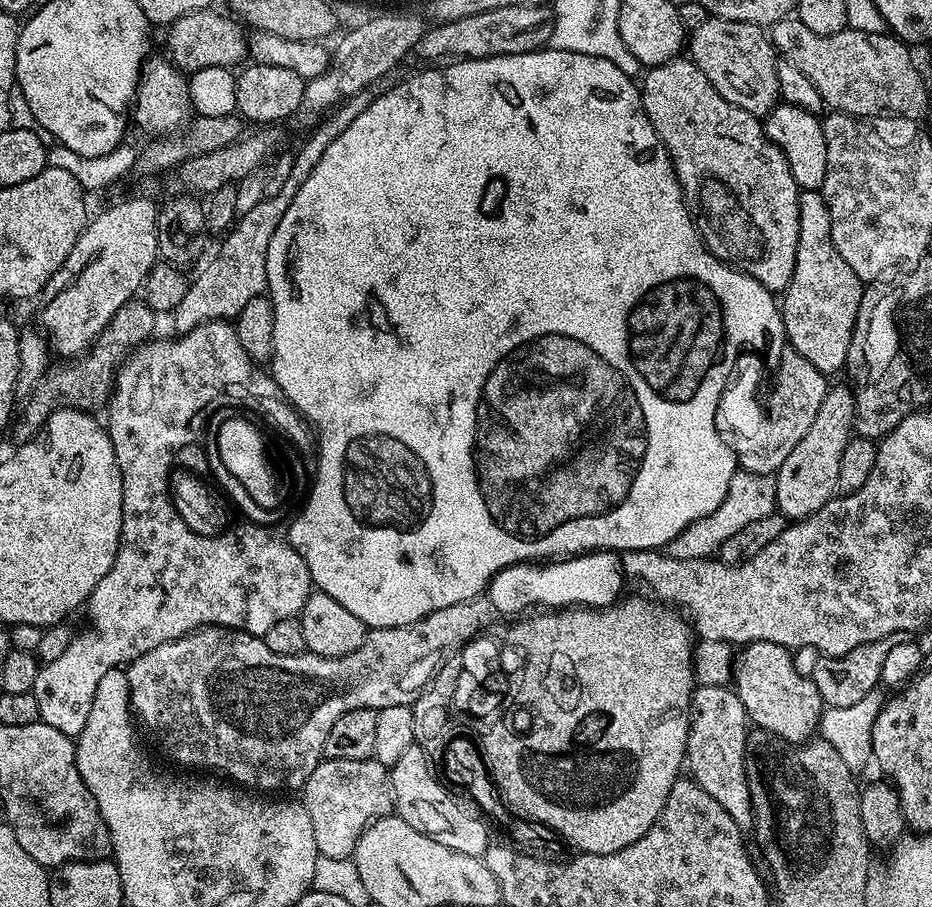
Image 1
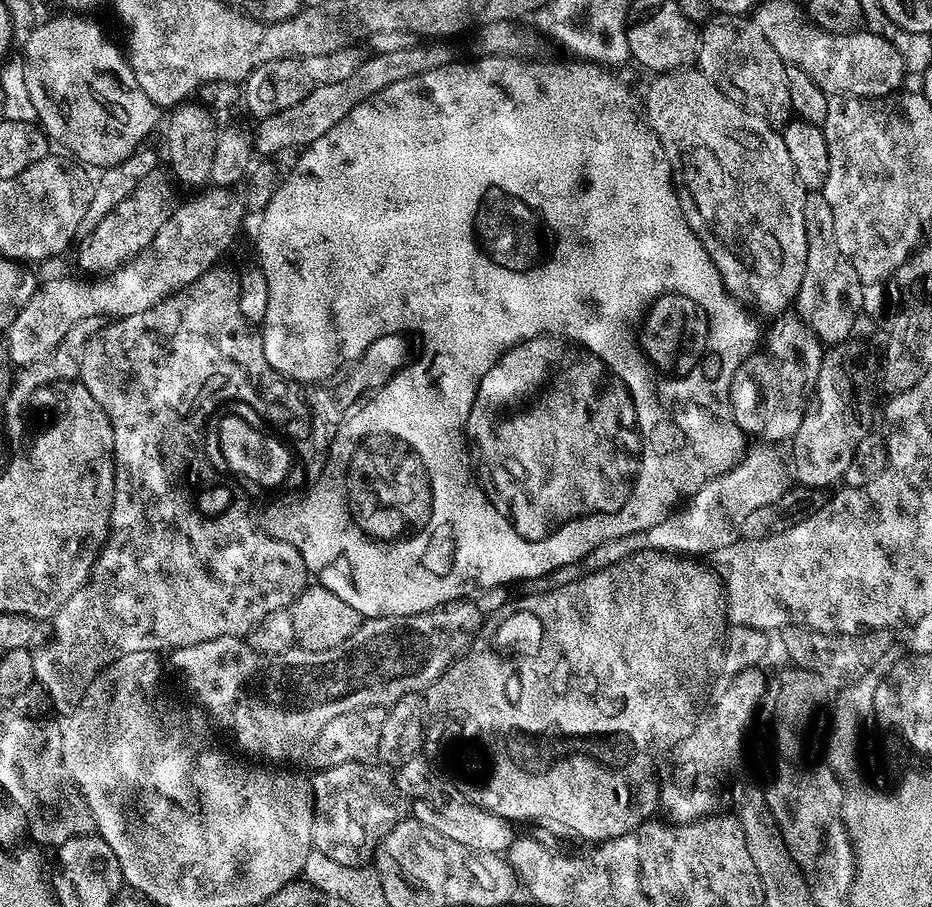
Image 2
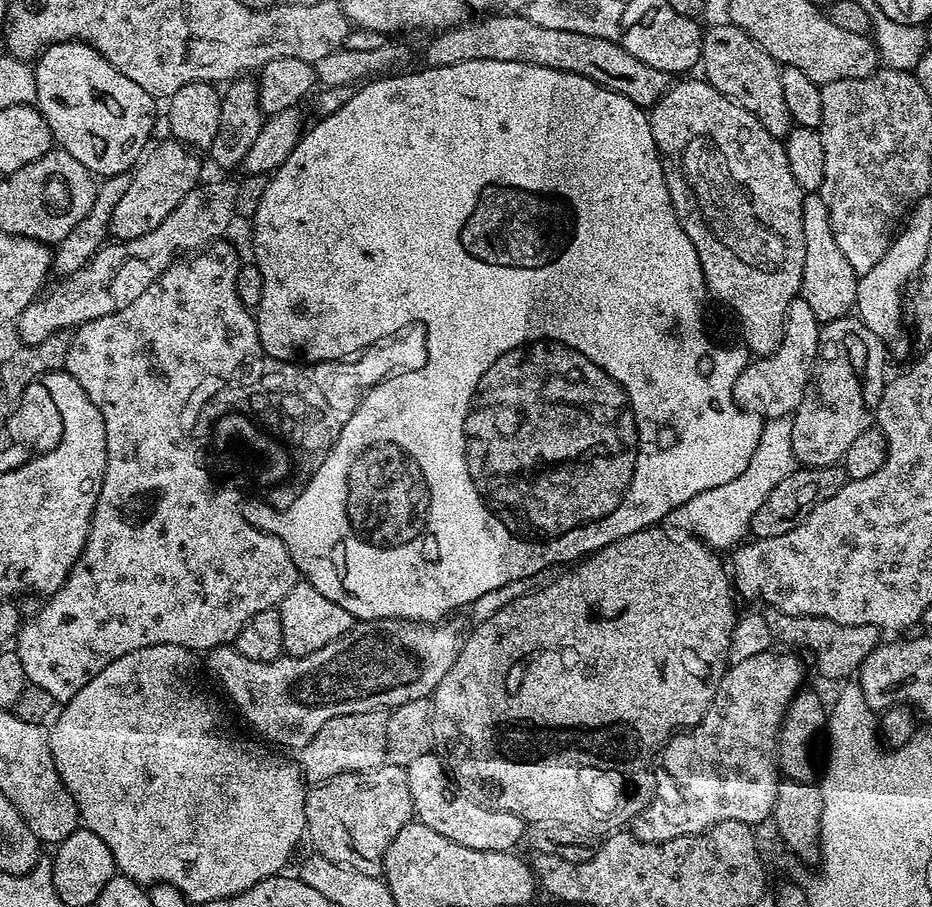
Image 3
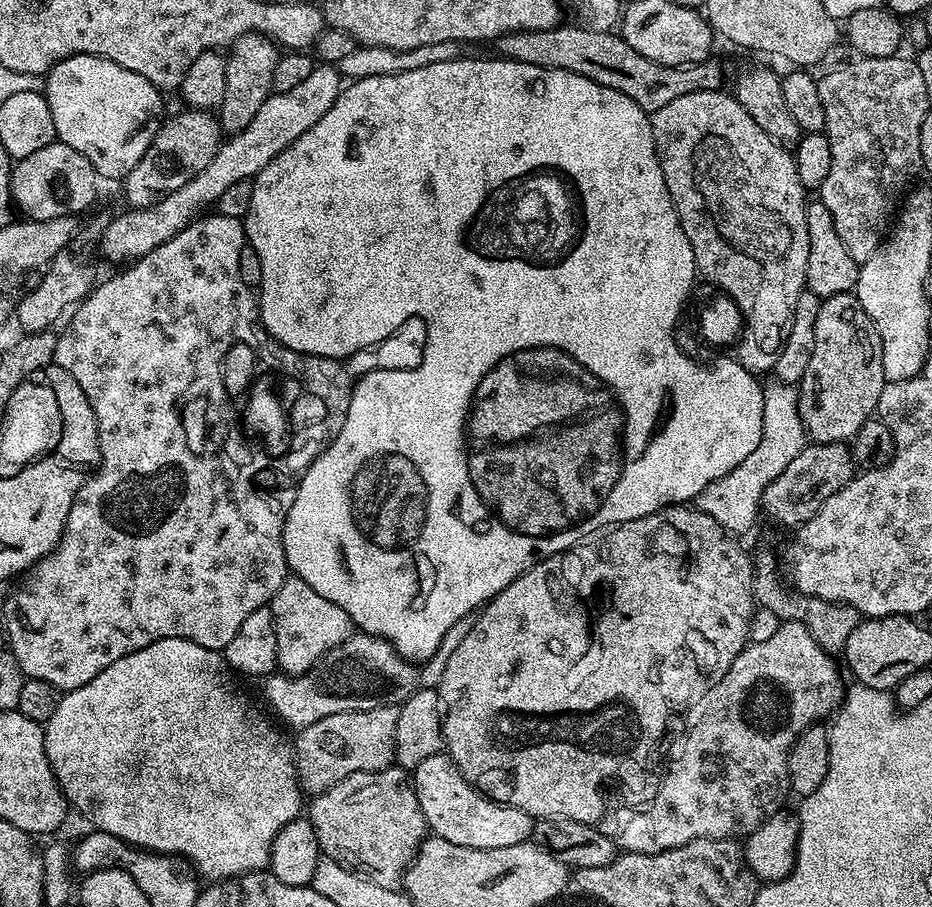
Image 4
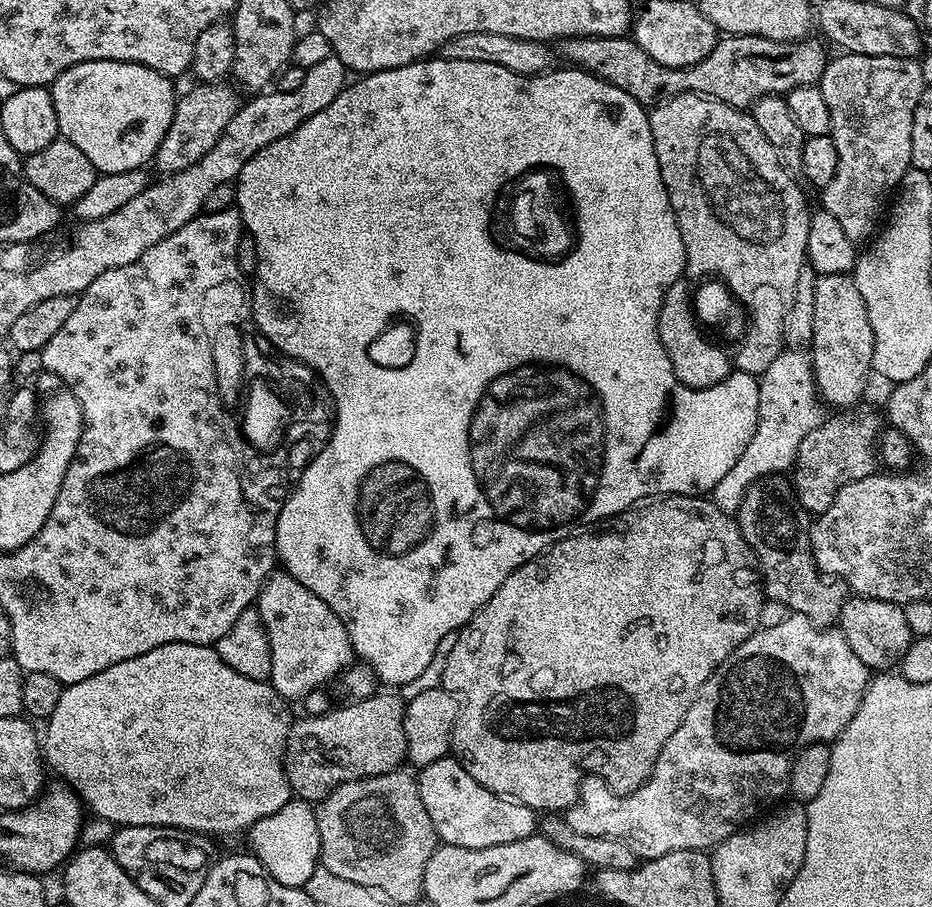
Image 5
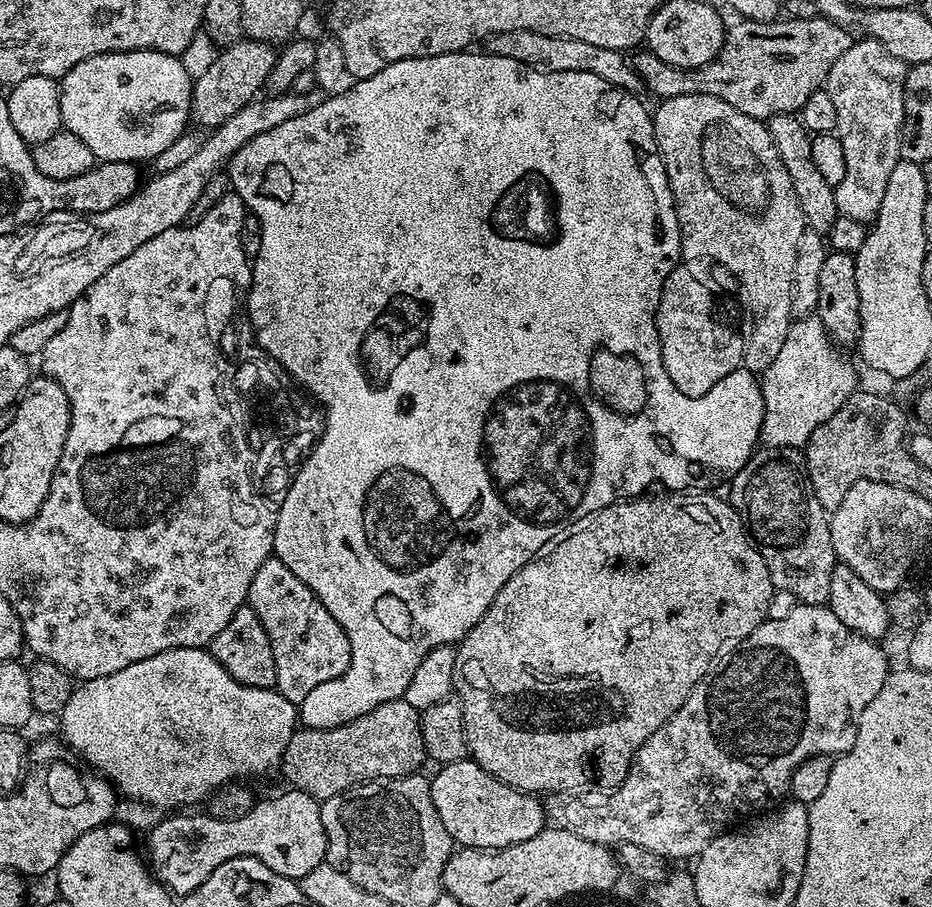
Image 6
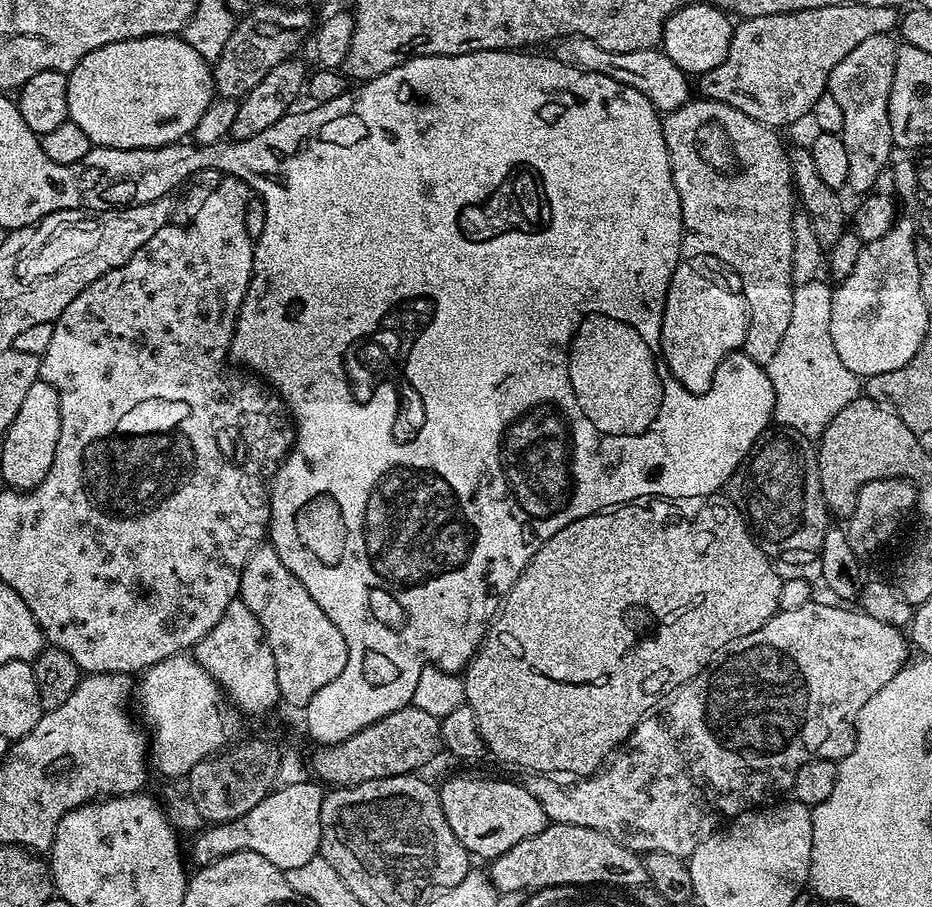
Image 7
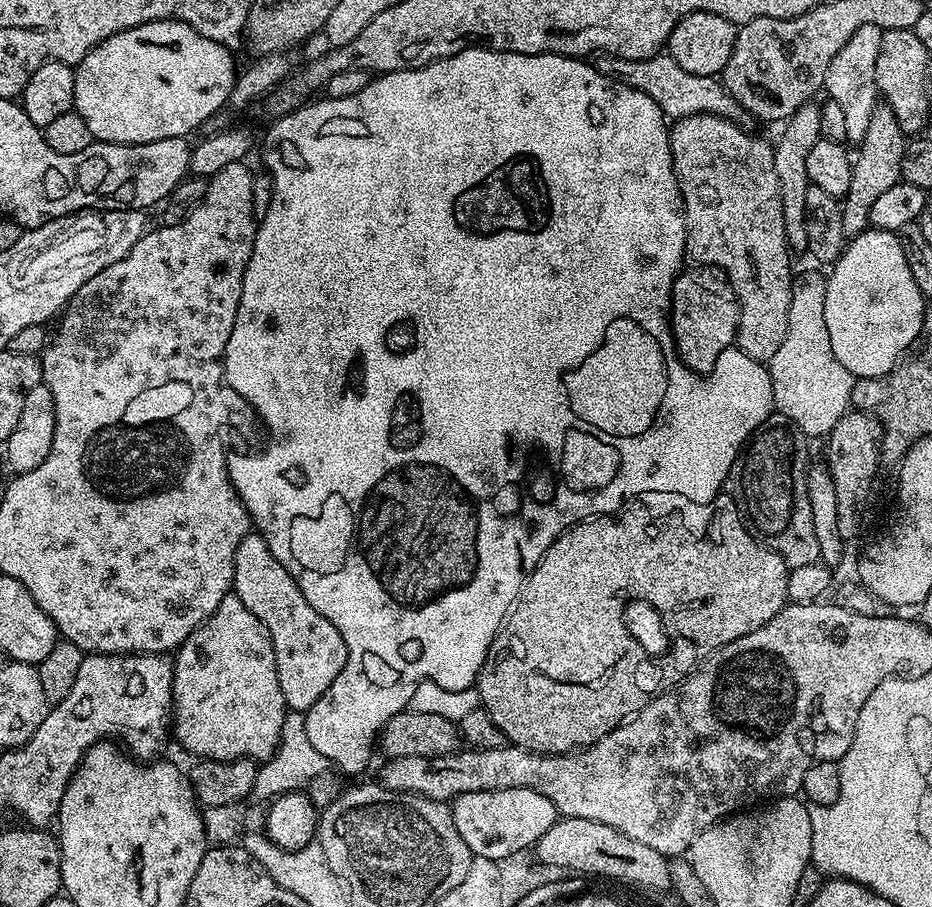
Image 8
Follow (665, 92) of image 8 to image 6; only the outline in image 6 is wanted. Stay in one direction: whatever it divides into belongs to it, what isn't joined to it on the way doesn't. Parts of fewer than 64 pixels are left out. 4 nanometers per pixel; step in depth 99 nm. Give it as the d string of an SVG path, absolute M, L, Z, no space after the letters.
M510 30L489 36L483 41L482 48L491 56L514 58L514 62L522 62L531 68L541 68L543 72L574 70L586 74L598 74L598 78L606 78L606 82L627 92L640 94L645 91L645 84L636 73L633 61L624 52L594 46L591 42L582 42L582 38L538 34L534 30Z

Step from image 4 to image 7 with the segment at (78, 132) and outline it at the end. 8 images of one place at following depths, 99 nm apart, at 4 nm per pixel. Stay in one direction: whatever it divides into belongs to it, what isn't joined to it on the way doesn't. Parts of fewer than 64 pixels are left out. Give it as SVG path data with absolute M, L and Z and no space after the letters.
M179 35L110 42L98 50L90 50L67 77L68 119L74 121L97 148L157 148L183 141L193 135L199 119L214 99L209 61L202 59Z

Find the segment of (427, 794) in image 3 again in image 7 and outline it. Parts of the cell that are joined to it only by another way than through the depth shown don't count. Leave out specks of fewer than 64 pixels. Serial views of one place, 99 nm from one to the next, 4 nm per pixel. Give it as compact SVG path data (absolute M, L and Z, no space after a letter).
M452 776L443 785L439 785L442 814L446 814L446 822L450 822L450 830L454 830L454 838L462 842L462 846L473 857L488 856L495 858L506 854L510 846L518 846L526 838L534 838L550 821L548 815L542 810L538 798L525 790L523 783L512 780L487 780L484 776Z

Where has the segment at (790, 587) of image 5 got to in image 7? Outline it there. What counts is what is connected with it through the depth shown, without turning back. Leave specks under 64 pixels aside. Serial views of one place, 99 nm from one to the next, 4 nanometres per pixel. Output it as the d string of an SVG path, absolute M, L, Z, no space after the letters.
M779 426L762 433L761 436L753 442L752 449L748 451L748 456L740 463L738 470L734 470L734 474L728 480L726 495L728 499L732 501L732 505L744 514L745 521L752 535L763 545L764 553L775 561L777 565L783 566L783 564L788 563L796 564L799 560L815 561L817 557L819 557L820 551L822 550L822 538L826 538L826 530L830 526L830 513L824 501L822 490L820 489L820 475L818 474L818 466L816 465L816 448L809 437L798 434L797 432L791 432L789 428Z

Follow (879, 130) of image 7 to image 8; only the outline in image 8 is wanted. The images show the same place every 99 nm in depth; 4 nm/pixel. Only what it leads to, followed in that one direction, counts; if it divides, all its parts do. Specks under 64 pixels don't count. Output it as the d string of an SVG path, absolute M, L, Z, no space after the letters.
M861 26L858 30L854 30L854 34L850 34L850 40L838 50L838 54L834 54L834 62L830 62L826 70L824 88L830 99L838 102L838 106L842 106L846 117L846 134L848 140L852 142L863 140L870 126L870 118L878 107L876 67L881 31L878 26Z

